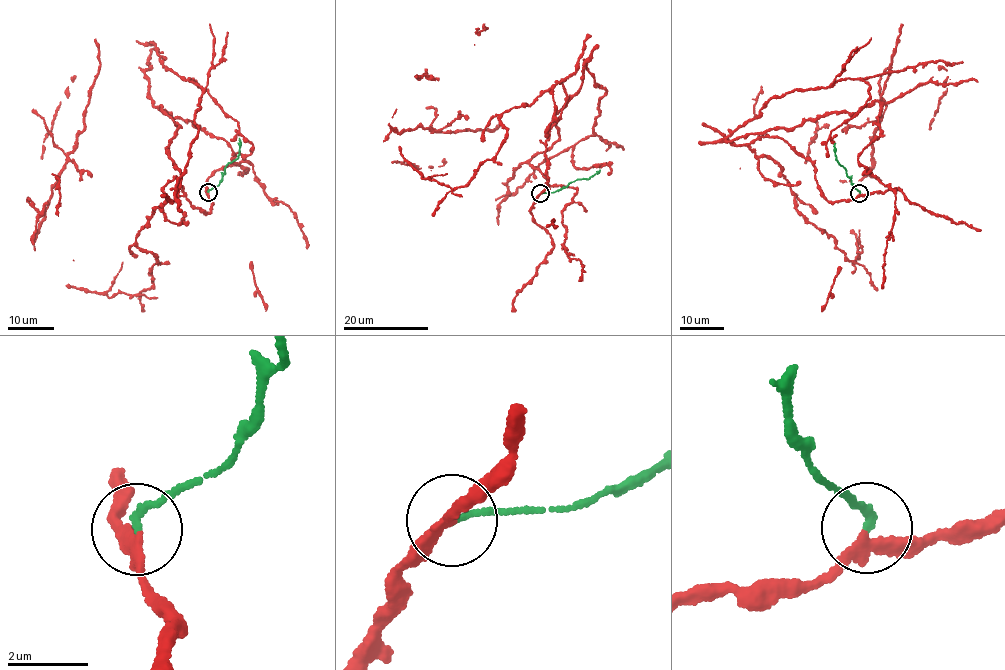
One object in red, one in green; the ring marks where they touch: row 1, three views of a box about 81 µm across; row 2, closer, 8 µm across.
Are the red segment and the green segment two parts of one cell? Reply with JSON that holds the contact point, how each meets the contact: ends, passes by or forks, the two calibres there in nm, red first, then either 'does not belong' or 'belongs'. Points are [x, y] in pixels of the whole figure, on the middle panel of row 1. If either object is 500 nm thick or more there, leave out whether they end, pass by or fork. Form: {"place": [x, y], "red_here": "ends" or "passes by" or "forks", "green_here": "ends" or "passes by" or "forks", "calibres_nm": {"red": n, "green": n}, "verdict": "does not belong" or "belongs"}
{"place": [540, 193], "red_here": "passes by", "green_here": "ends", "calibres_nm": {"red": 200, "green": 160}, "verdict": "does not belong"}

